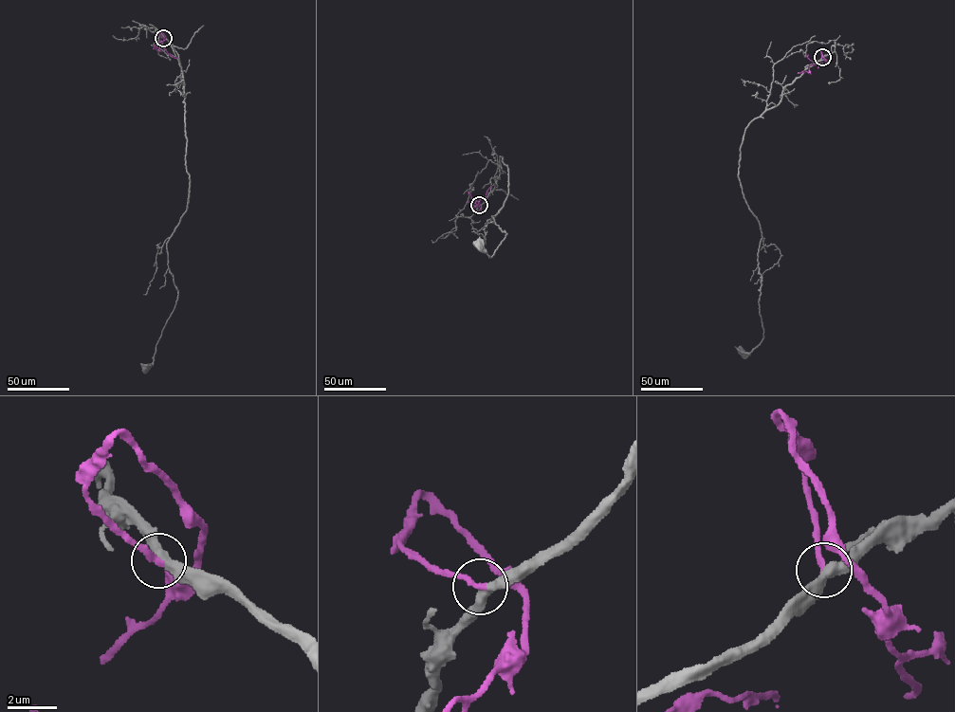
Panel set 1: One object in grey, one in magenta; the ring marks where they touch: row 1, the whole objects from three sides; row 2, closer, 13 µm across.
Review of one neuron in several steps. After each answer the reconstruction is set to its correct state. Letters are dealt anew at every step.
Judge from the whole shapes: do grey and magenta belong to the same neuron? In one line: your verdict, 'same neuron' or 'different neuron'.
same neuron

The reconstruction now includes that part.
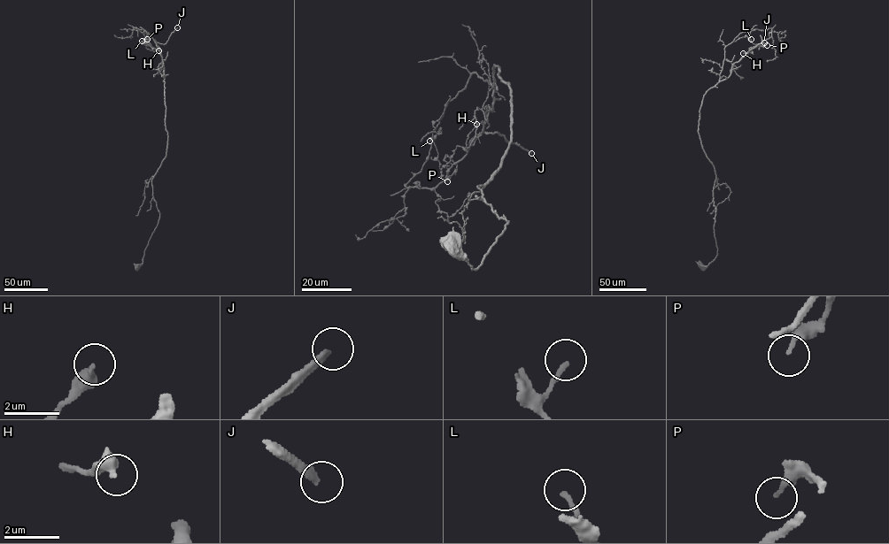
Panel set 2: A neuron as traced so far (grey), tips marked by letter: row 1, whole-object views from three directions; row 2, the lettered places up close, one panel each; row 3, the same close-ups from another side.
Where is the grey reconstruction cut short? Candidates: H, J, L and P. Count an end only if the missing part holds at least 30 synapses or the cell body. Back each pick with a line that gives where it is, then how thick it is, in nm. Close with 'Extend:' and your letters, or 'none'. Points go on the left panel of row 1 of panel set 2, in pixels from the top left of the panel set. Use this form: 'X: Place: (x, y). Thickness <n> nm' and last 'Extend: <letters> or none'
J: Place: (177, 27). Thickness 280 nm
Extend: J

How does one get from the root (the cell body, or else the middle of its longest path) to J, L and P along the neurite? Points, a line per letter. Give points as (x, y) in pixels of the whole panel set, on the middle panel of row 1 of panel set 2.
J: (451, 247), (475, 270), (507, 222), (477, 185), (510, 143), (495, 64), (470, 143), (496, 132), (531, 153)
L: (451, 247), (475, 270), (507, 222), (477, 185), (510, 143), (498, 65), (447, 178), (429, 141)
P: (451, 247), (475, 270), (507, 222), (477, 185), (510, 143), (498, 65), (447, 181)

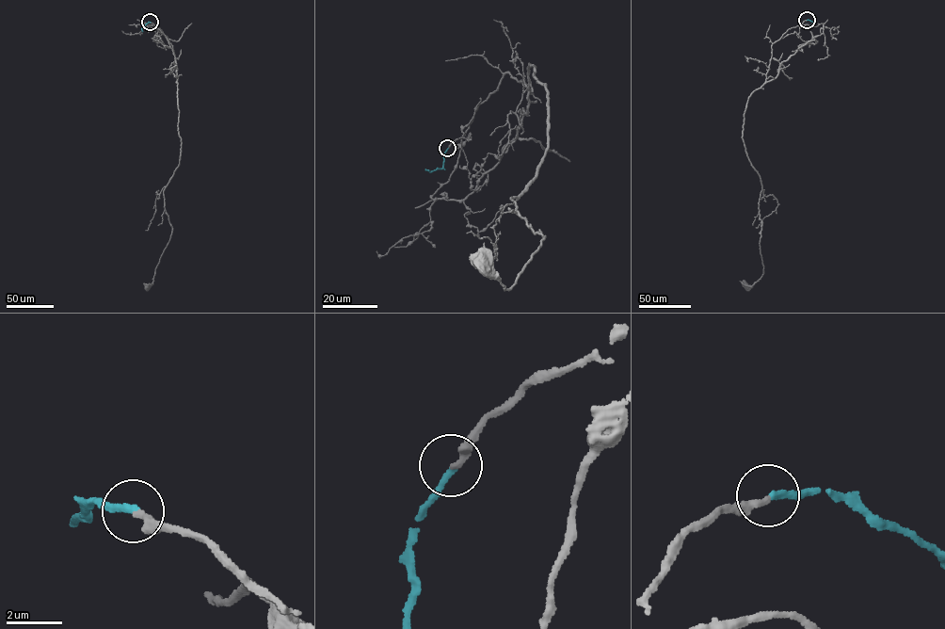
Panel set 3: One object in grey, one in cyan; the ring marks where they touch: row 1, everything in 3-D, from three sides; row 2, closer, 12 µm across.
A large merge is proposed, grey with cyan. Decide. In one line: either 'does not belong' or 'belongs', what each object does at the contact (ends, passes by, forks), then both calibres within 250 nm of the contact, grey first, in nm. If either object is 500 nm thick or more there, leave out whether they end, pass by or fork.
belongs; grey ends; cyan ends; calibres 260 and 240 nm

